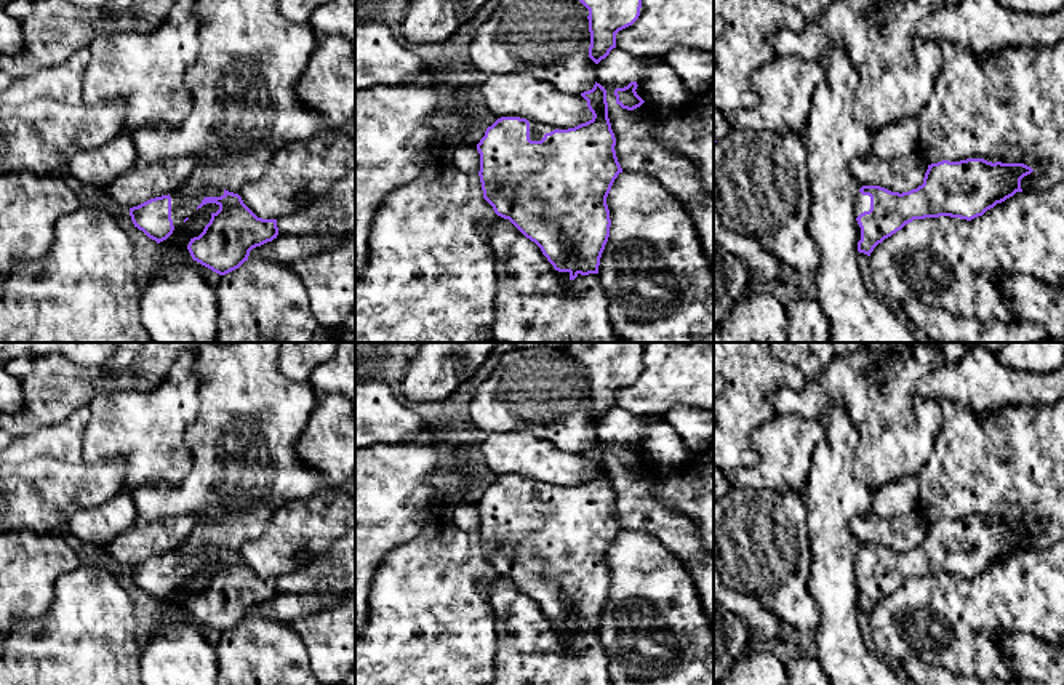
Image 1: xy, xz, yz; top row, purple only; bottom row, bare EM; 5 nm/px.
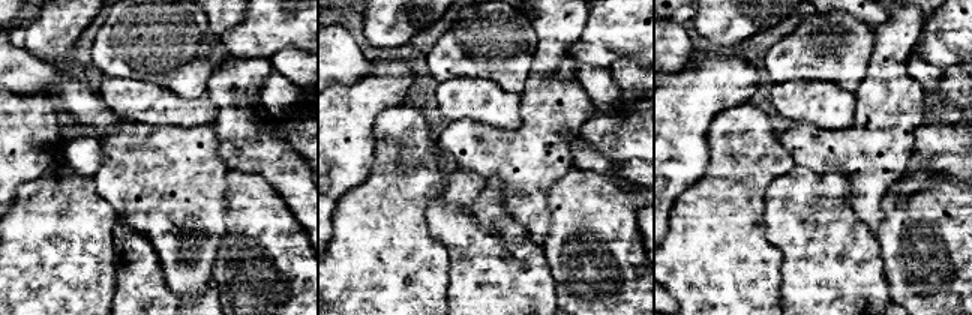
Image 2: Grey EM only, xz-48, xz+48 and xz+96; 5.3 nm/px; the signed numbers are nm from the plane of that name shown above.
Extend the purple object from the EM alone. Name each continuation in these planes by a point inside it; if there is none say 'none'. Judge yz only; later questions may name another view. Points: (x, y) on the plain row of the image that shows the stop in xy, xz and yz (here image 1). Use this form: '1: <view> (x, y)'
1: yz (861, 560)

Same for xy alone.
1: xy (183, 565)

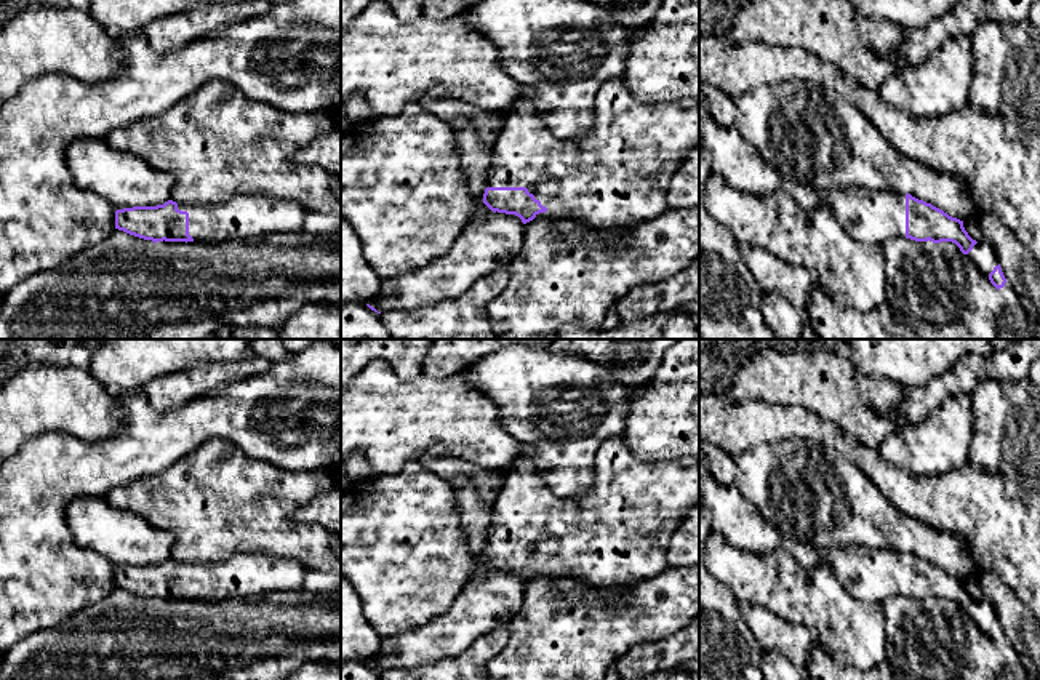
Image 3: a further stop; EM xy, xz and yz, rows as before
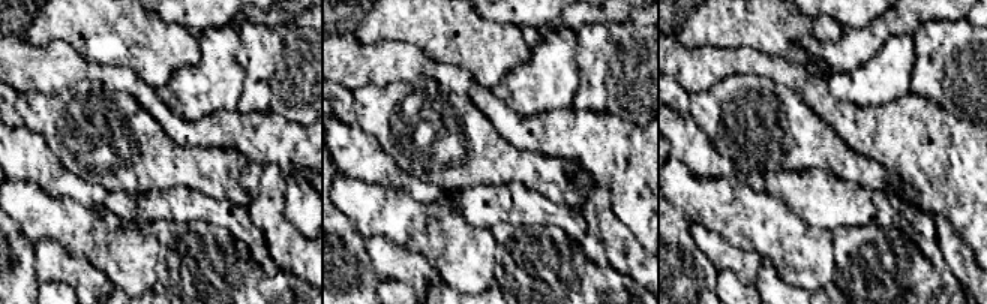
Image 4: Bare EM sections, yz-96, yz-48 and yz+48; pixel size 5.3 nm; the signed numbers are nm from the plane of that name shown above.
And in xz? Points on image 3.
1: xz (618, 533)

